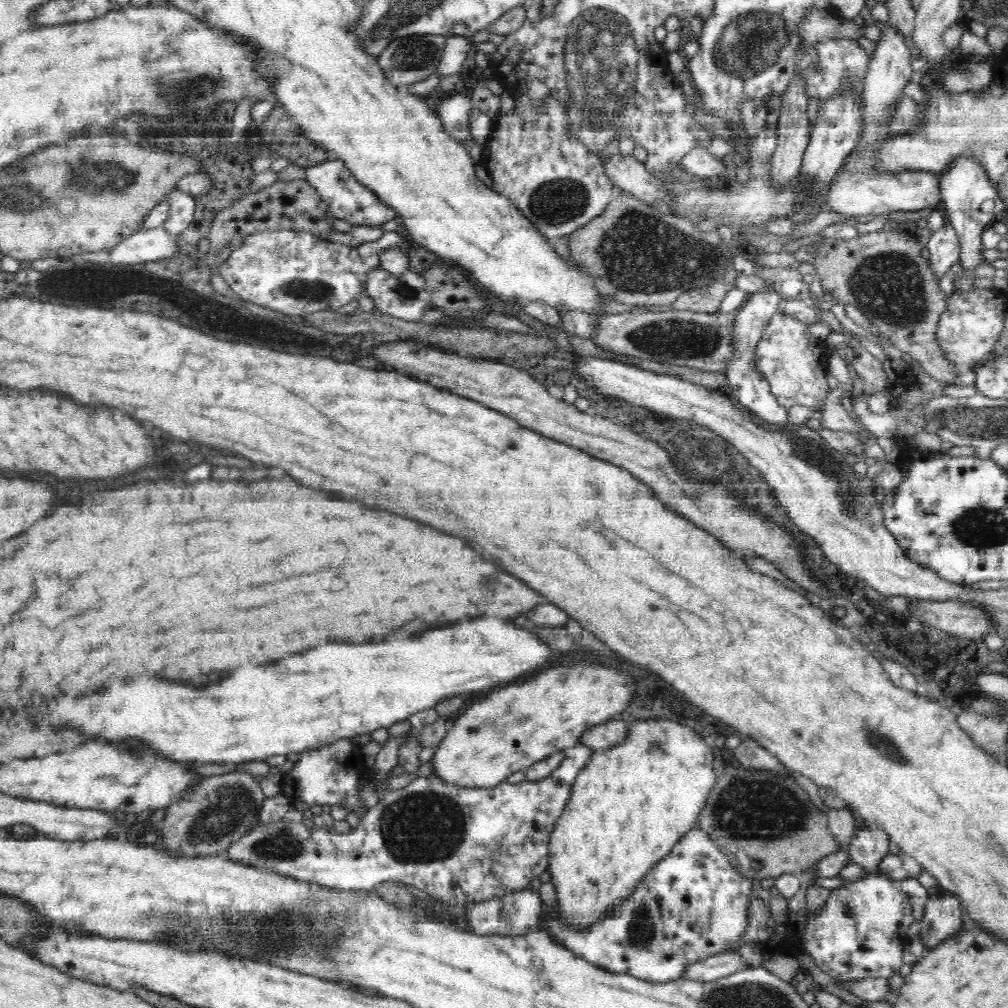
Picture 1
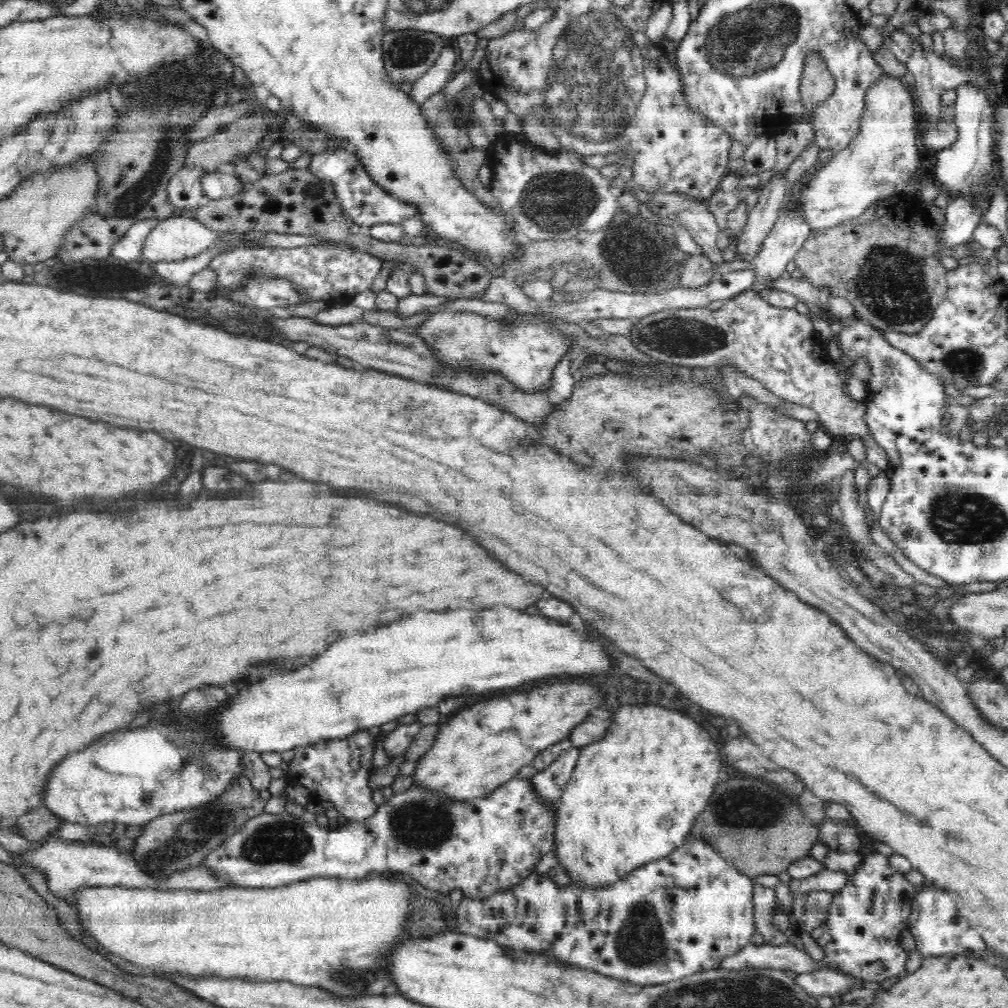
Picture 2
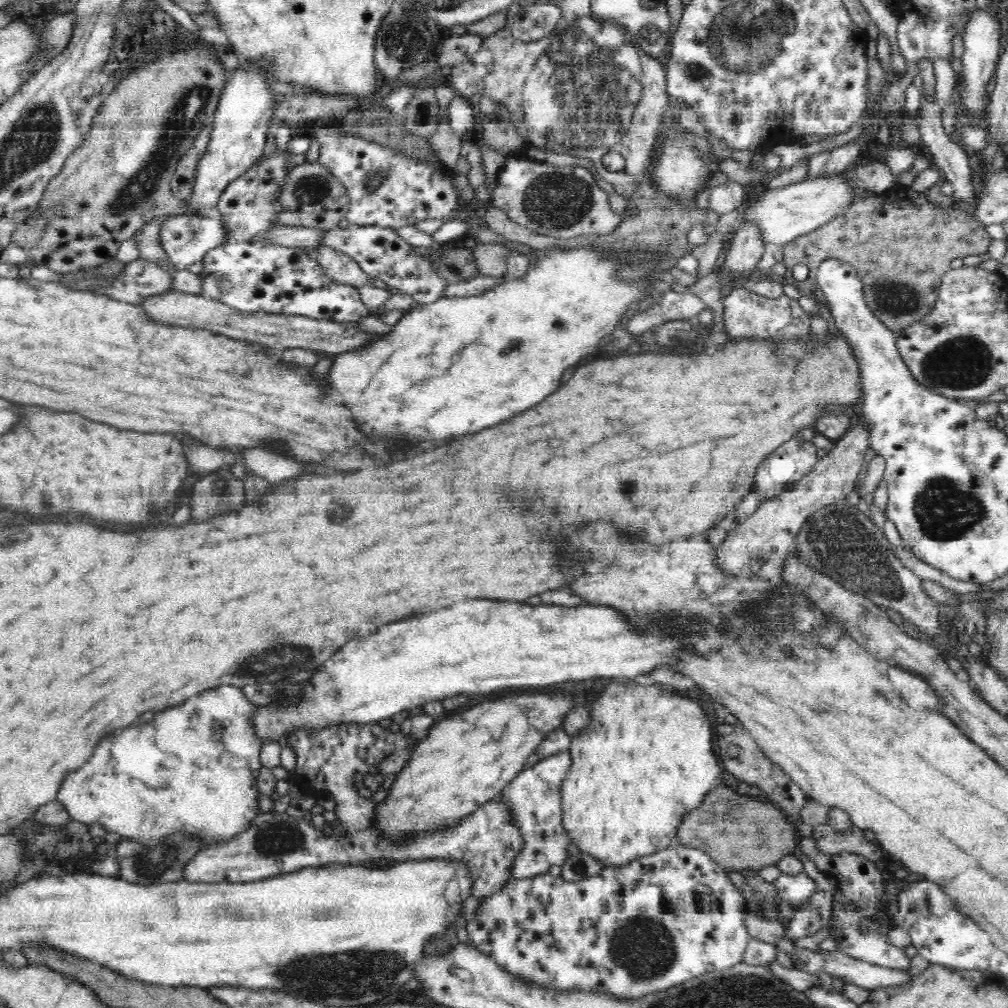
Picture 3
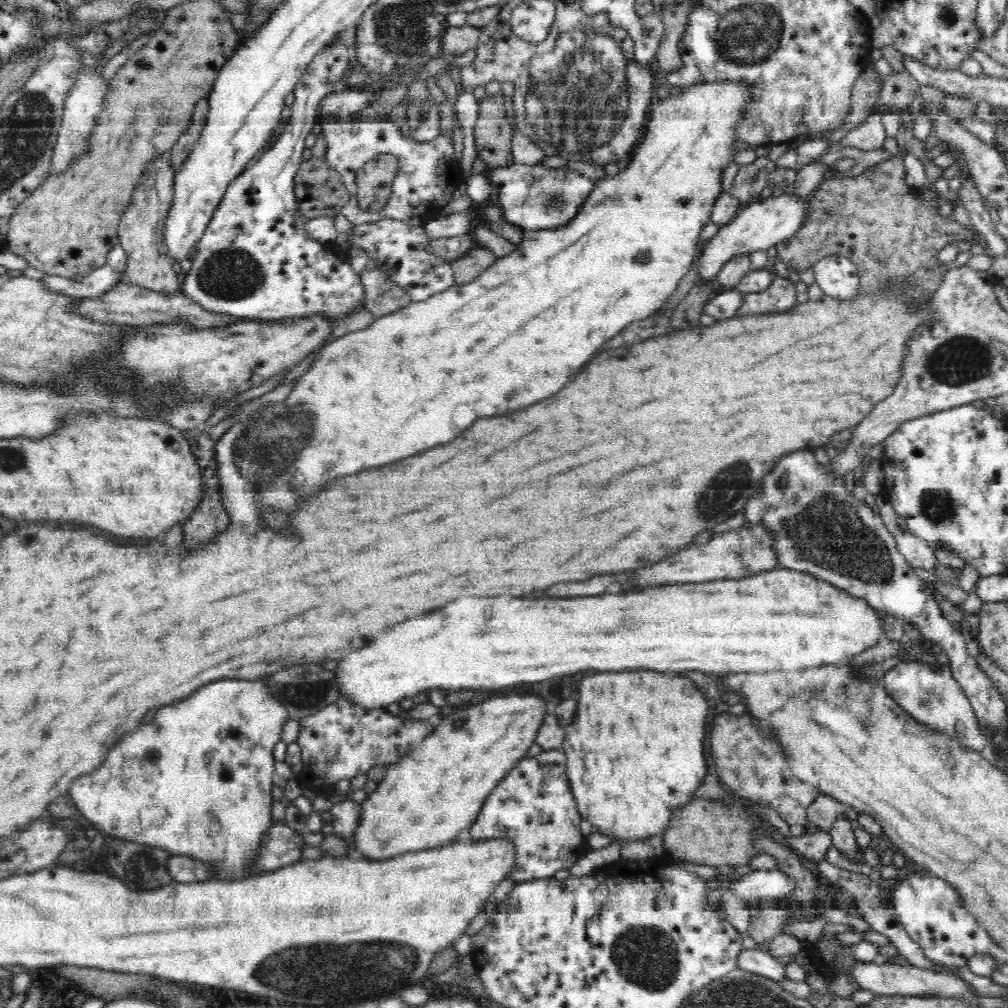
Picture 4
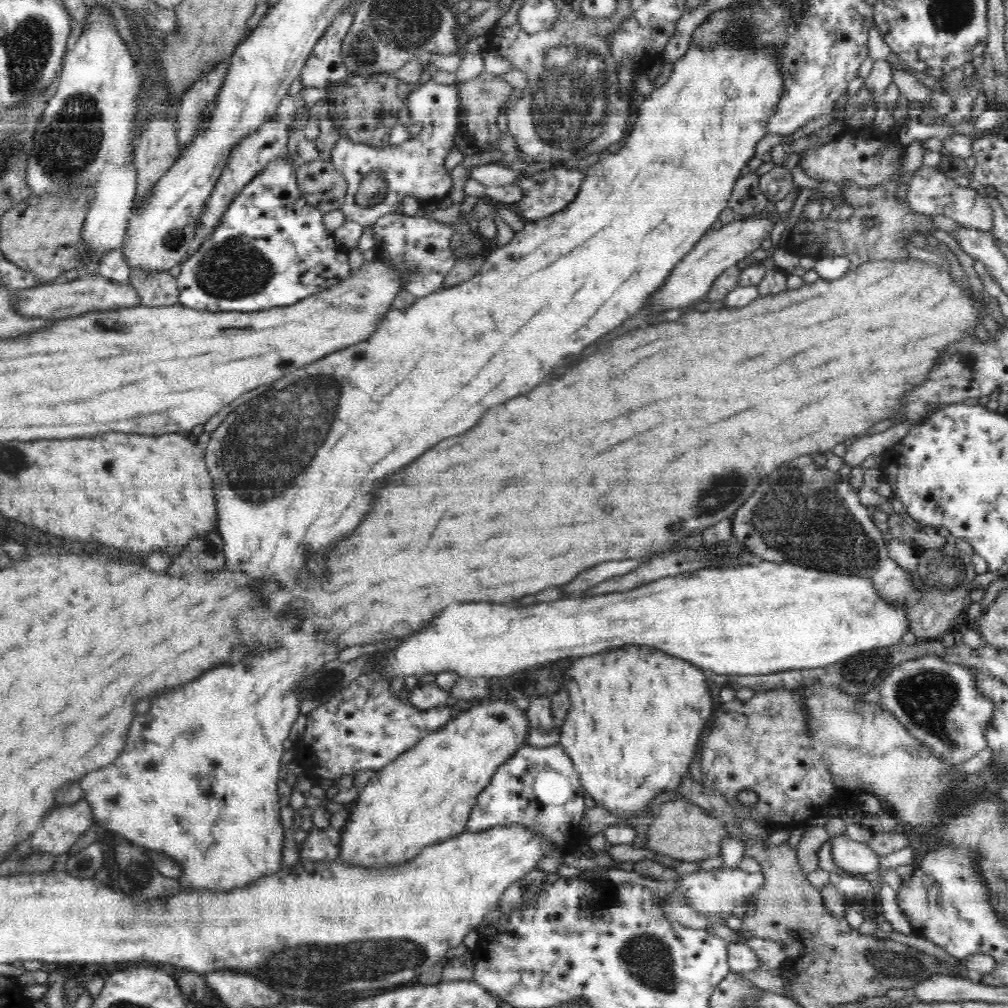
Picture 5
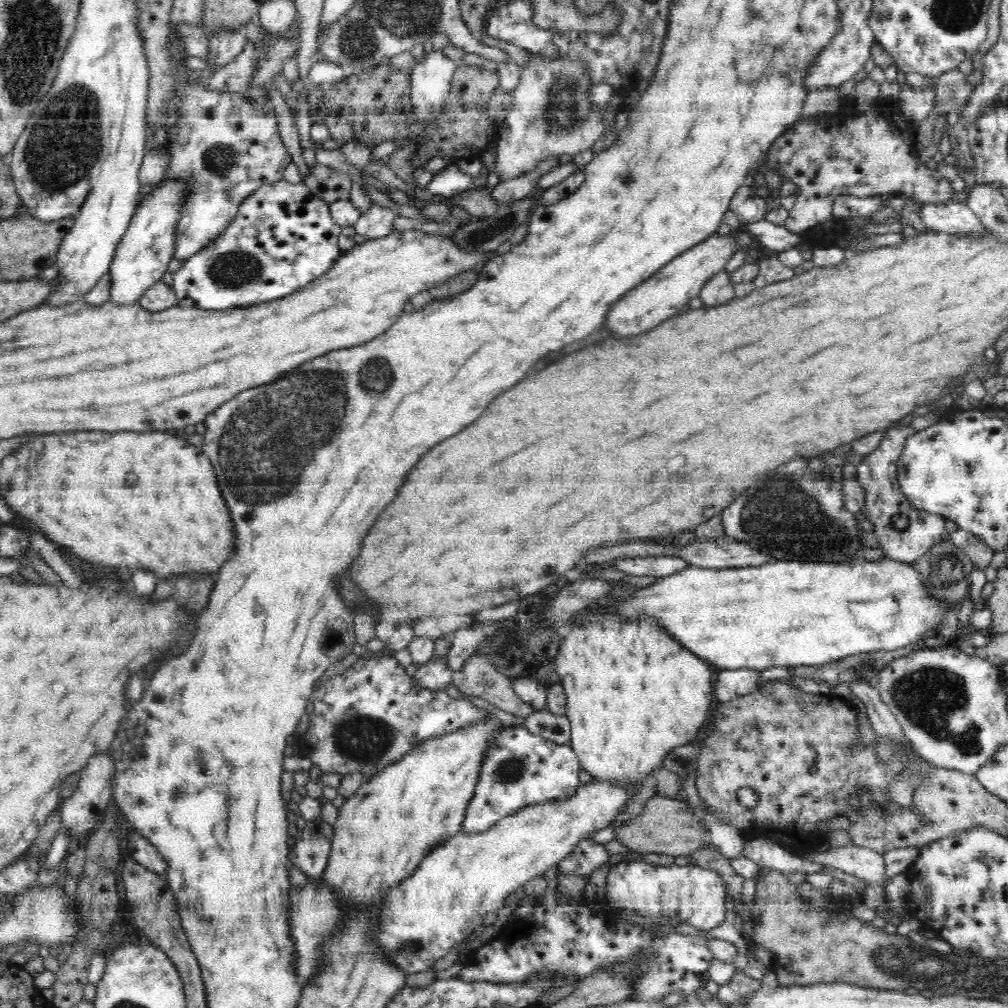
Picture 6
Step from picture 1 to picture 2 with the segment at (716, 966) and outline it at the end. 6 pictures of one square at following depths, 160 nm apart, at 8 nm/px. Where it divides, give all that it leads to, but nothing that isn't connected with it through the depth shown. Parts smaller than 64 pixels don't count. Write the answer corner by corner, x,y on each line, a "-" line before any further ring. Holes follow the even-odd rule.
791,943
781,946
748,944
737,954
720,962
716,970
743,970
751,967
775,968
782,971
794,971
806,974
824,966
824,959
813,960
805,950
798,950

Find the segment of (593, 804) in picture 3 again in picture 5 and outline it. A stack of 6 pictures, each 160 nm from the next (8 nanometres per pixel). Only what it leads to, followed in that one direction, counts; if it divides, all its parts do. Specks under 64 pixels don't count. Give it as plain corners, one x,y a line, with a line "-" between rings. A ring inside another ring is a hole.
626,645
613,648
608,652
593,654
590,656
578,657
568,666
563,676
562,689
566,690
570,697
570,710
565,721
560,725
560,745
565,753
572,759
573,768
580,772
579,781
586,788
586,792
602,806
606,806
612,814
628,818
628,820
640,816
646,808
646,804
664,790
673,790
688,772
688,764
696,758
698,752
698,738
702,736
706,724
712,718
712,696
710,696
710,684
704,676
703,670
696,669
696,666
684,662
684,660
672,655
664,654
660,650
646,646

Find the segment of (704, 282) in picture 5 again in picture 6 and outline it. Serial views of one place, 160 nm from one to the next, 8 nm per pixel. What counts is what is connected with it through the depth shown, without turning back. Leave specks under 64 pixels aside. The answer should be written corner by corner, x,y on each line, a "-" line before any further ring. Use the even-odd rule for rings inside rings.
710,236
700,244
692,246
673,258
667,265
664,265
654,277
644,281
644,286
636,290
636,294
628,294
624,302
616,302
616,310
612,310
612,322
608,322
614,338
628,336
628,334
642,334
644,330
652,330
652,326
658,326
666,318
676,314
676,308
682,304
689,304
688,298
696,298
703,286
715,276
716,273
724,270
728,258
738,250
740,246
730,236

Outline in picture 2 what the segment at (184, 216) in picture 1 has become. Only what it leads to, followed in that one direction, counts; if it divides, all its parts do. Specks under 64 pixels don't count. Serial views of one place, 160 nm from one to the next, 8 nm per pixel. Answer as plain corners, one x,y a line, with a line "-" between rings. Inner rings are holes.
181,168
168,182
167,191
170,203
174,205
174,216
186,216
186,212
196,208
205,200
200,178
208,174
202,168

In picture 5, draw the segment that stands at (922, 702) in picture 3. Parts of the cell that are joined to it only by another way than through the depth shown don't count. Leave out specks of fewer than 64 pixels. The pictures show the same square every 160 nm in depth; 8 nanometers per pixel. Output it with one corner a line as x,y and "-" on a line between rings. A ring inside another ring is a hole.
940,656
916,657
888,670
886,677
877,688
884,706
892,714
896,714
896,718
900,718
900,724
906,726
916,739
930,747
934,755
946,757
955,762
966,762
982,750
986,750
988,747
986,730
993,714
993,704
977,692
976,684
971,676
973,672
969,672
969,668
964,664
944,661

